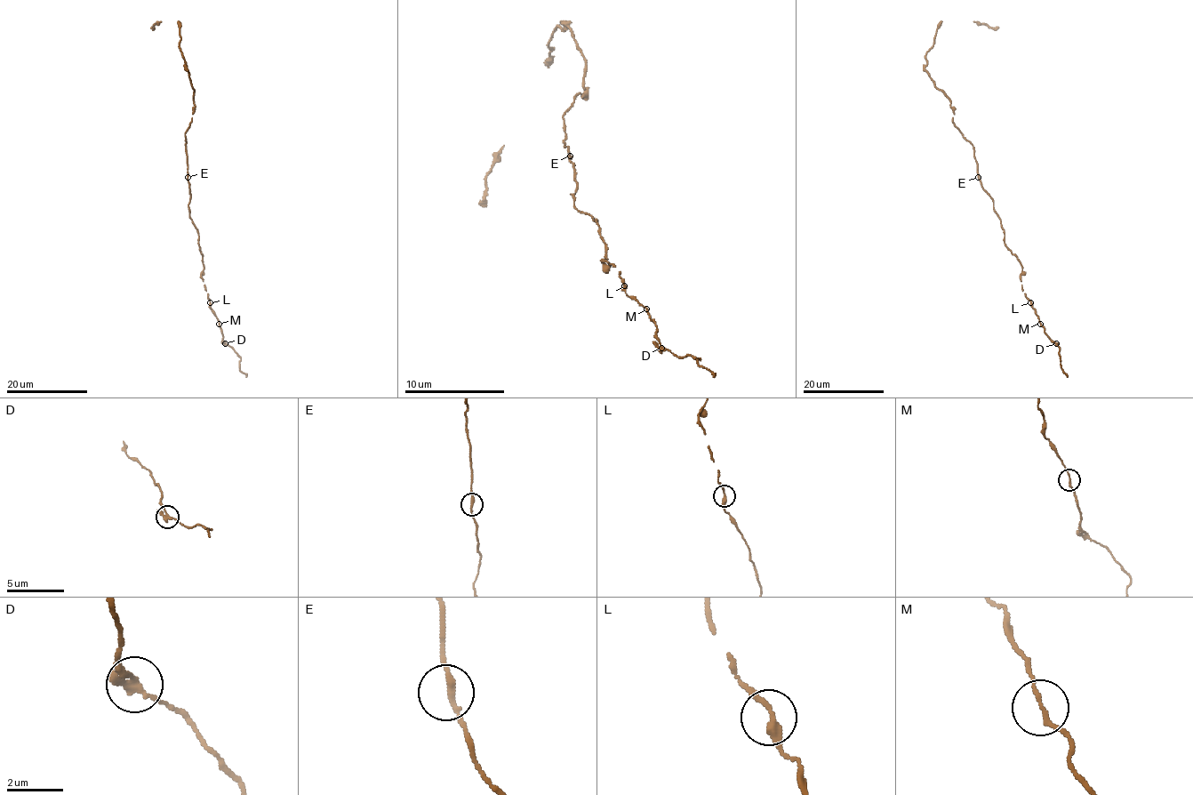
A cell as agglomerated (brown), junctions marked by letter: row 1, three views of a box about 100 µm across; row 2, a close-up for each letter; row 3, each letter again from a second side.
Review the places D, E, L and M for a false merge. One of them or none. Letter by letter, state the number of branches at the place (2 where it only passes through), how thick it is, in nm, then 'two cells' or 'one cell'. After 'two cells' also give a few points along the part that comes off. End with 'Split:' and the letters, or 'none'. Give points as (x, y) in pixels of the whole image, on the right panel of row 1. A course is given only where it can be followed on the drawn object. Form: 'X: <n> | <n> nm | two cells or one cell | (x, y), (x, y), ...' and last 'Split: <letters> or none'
D: 2 | 240 nm | one cell
E: 2 | 220 nm | one cell
L: 2 | 260 nm | one cell
M: 2 | 140 nm | one cell
Split: none

